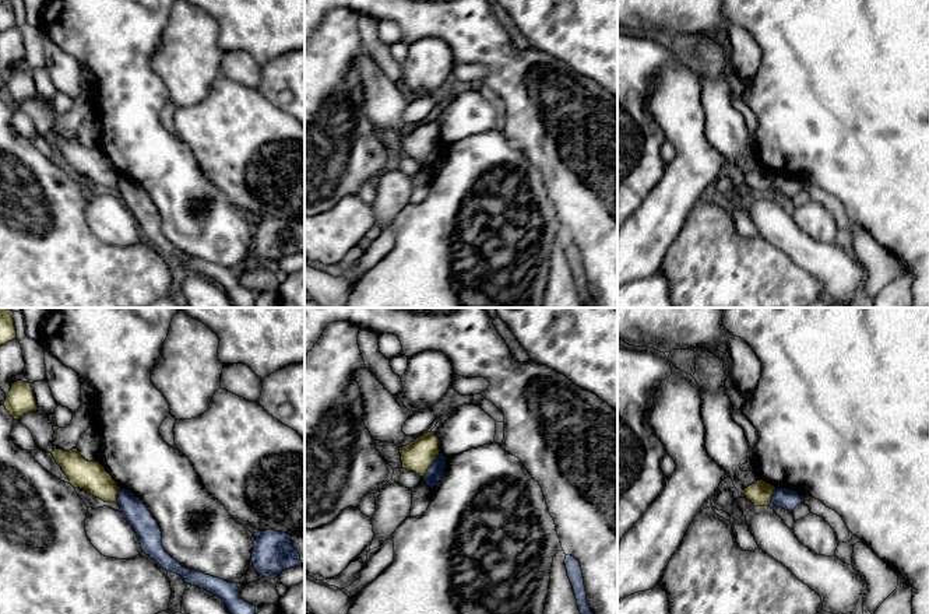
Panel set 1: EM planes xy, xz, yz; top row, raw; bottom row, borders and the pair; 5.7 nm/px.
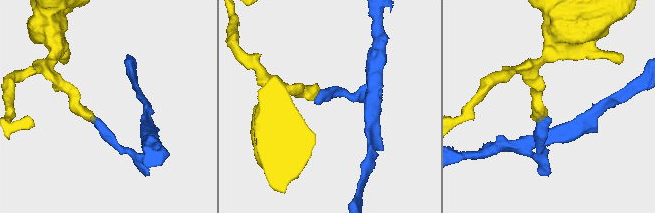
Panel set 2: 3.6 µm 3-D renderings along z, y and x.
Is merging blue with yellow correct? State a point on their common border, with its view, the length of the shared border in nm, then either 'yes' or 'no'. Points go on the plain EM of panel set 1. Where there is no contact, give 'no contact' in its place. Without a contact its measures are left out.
meets blue in xz at (432, 151); contact 170 nm long; no

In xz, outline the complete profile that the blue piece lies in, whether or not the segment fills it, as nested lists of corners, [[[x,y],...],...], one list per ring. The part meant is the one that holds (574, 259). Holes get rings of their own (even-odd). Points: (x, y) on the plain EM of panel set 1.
[[[566,242],[564,252],[567,256],[567,263],[570,266],[570,270],[573,273],[573,278],[577,287],[581,305],[584,308],[597,306],[595,301],[591,298],[587,290],[587,278],[584,273],[584,264],[580,249],[574,243]]]

